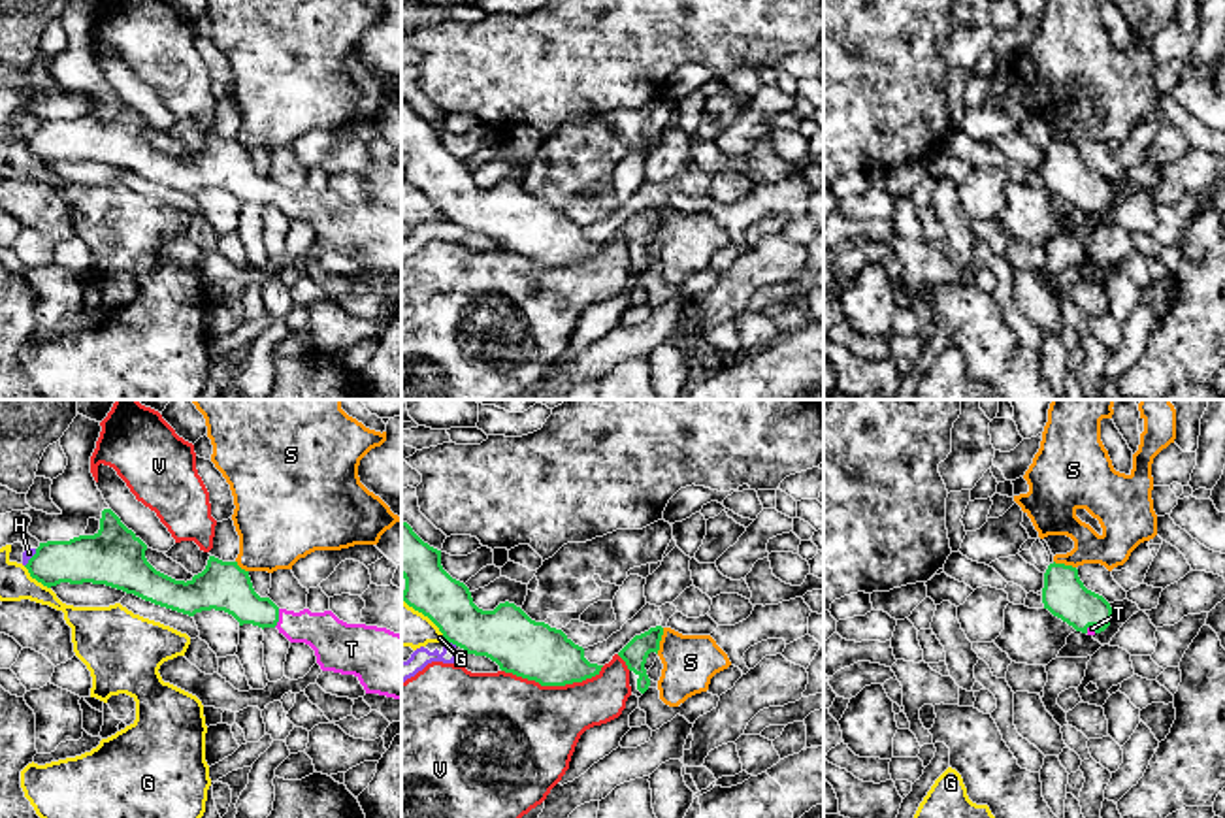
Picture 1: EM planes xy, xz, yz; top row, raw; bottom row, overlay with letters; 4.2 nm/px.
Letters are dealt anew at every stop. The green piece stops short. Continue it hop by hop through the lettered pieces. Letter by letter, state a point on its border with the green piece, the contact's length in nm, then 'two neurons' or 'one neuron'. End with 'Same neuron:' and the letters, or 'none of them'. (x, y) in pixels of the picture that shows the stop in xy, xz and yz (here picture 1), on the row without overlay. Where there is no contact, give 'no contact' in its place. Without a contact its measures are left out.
G: contact xy (36, 157); length 160 nm; two neurons
H: contact xz (451, 219); length 60 nm; two neurons
S: contact xz (660, 217); length 120 nm; two neurons
T: contact xy (277, 196); length 80 nm; one neuron
V: contact xz (553, 262); length 440 nm; two neurons
Same neuron: T

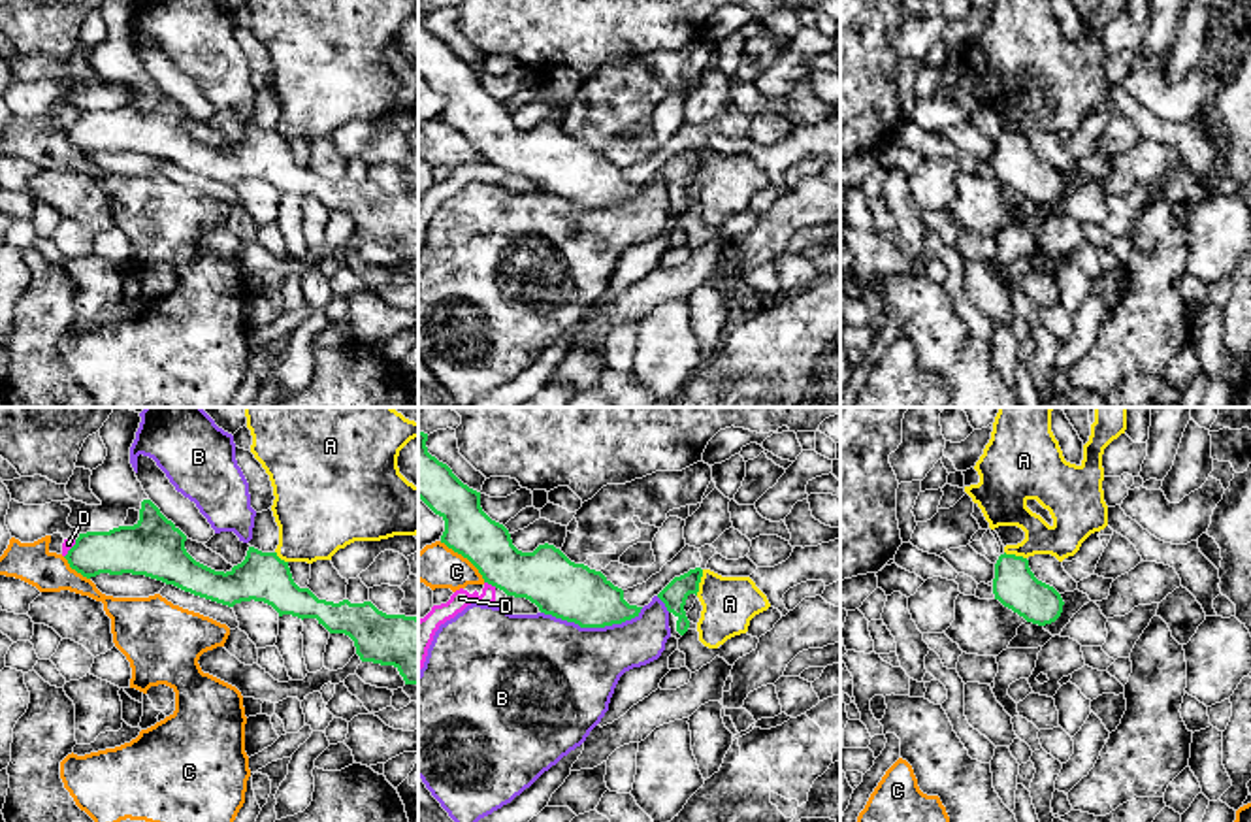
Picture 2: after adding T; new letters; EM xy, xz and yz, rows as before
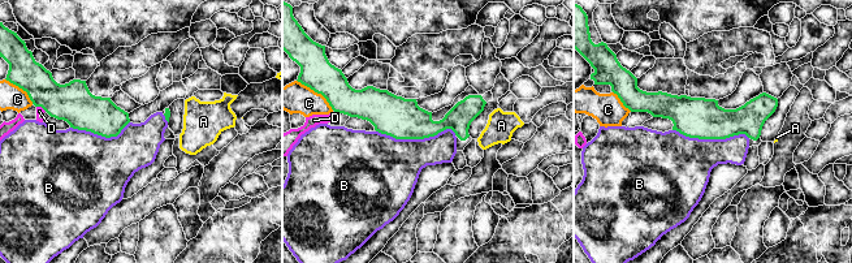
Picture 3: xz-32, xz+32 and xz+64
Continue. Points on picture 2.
A: contact xz (699, 159); length 120 nm; two neurons
B: contact xz (592, 204); length 440 nm; two neurons
C: contact xz (464, 134); length 260 nm; two neurons
D: contact xz (490, 161); length 60 nm; two neurons
Same neuron: none of them

